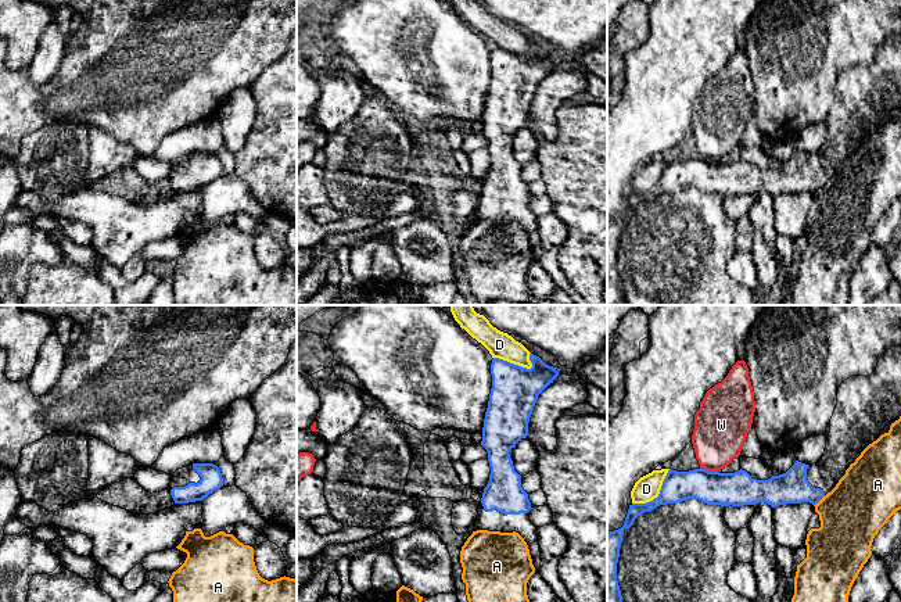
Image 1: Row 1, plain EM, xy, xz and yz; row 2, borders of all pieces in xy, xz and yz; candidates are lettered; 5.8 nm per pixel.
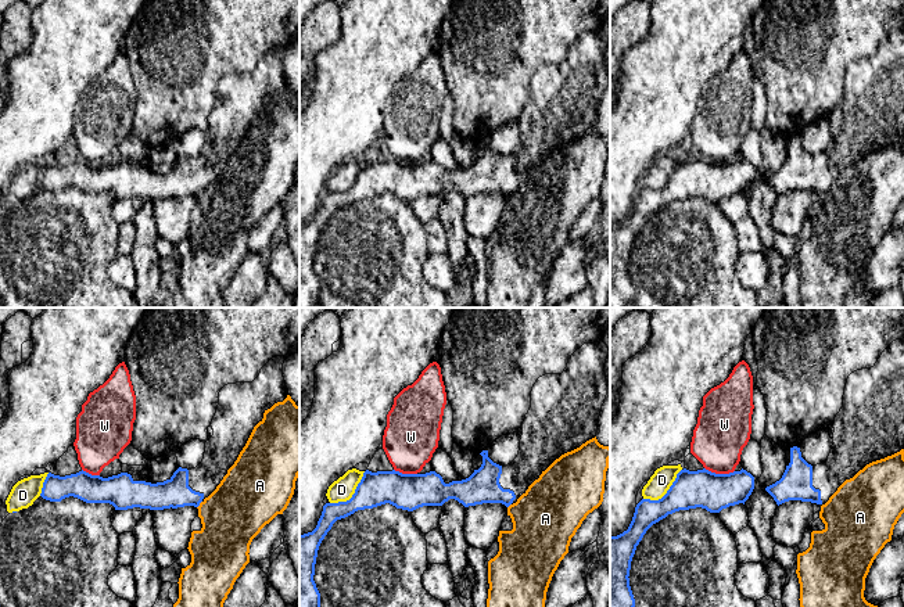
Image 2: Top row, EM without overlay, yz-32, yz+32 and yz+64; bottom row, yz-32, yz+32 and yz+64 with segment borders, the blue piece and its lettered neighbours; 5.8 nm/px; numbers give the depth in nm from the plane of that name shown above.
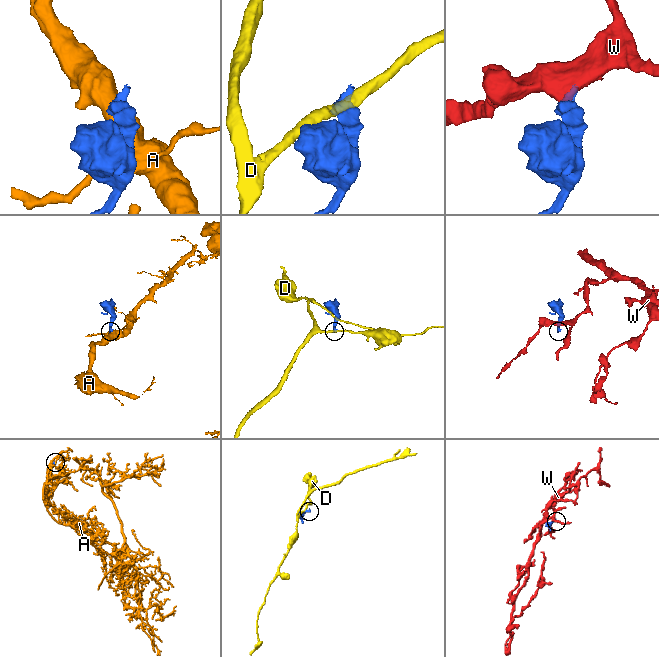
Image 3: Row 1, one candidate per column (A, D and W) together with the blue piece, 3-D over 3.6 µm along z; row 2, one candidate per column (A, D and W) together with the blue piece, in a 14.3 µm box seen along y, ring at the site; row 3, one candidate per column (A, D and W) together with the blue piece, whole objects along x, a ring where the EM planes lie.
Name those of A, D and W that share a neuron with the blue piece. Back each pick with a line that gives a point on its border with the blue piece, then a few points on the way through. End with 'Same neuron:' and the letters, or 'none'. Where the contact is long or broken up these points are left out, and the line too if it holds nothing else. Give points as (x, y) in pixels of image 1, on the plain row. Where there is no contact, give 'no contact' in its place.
Same neuron: none

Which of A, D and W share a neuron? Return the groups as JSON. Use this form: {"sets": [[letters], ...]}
{"sets": [["A"], ["D"], ["W"]]}

